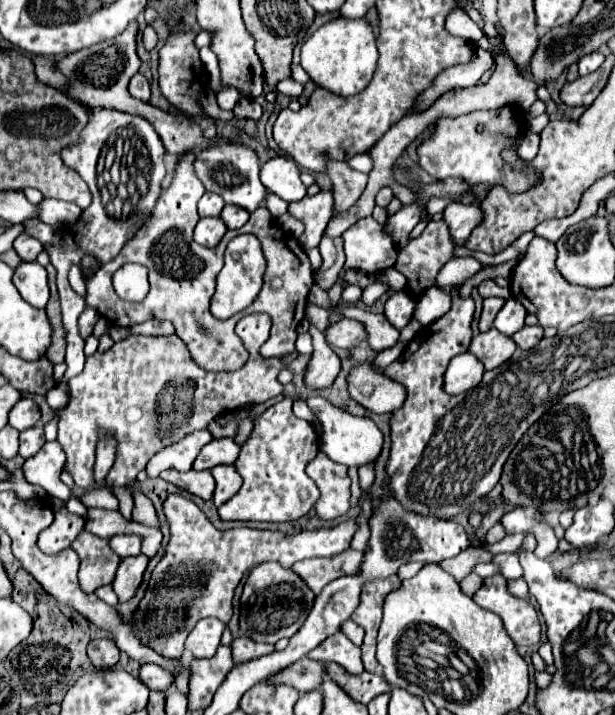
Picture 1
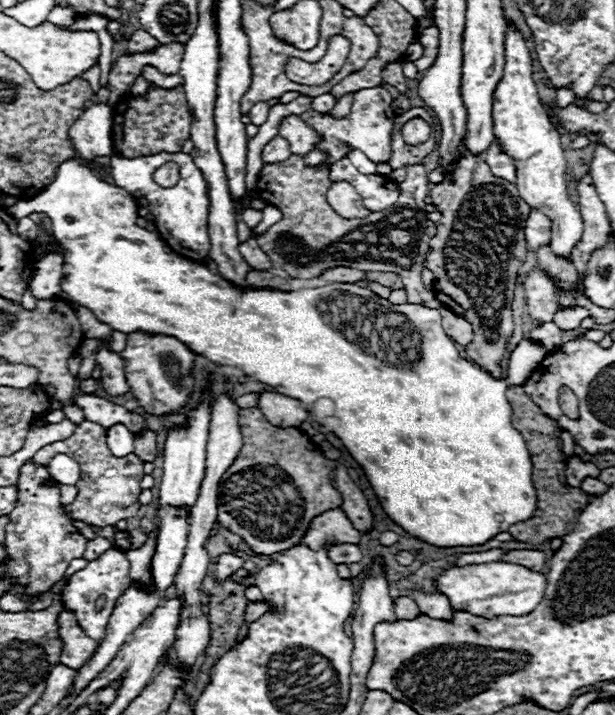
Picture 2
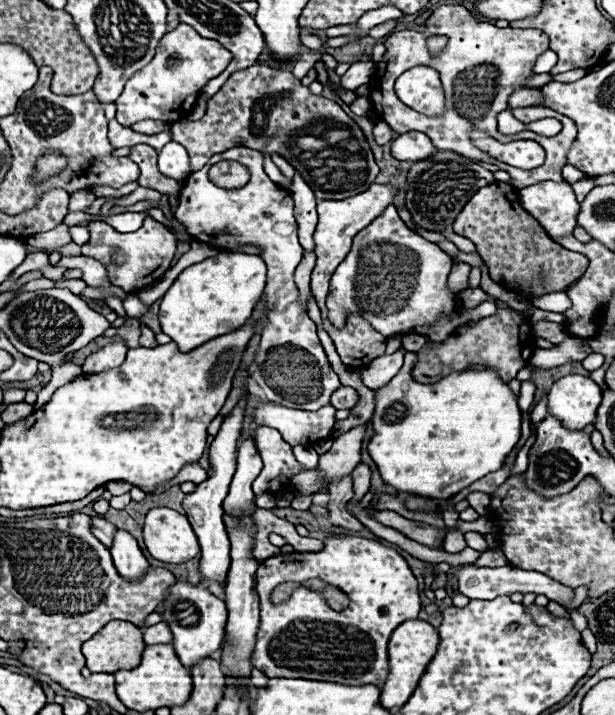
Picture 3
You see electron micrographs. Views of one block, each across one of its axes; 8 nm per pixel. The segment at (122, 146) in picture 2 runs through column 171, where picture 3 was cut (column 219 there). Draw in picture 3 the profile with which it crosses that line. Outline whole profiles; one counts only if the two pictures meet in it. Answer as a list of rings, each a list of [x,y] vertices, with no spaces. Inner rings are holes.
[[[254,64],[232,72],[220,92],[210,98],[202,120],[174,122],[172,140],[192,152],[192,170],[200,170],[212,154],[236,146],[280,154],[306,180],[318,200],[344,200],[344,196],[356,196],[356,192],[370,188],[378,174],[364,132],[336,102],[312,94],[292,72],[266,64]]]

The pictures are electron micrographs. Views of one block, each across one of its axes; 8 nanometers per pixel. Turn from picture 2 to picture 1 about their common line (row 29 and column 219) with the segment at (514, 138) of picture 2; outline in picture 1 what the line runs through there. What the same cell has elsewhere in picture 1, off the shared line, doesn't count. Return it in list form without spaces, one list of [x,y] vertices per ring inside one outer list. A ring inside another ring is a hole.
[[[292,400],[270,406],[252,428],[252,436],[244,442],[236,460],[236,470],[244,480],[238,494],[218,508],[222,520],[262,520],[262,522],[288,522],[308,514],[320,491],[304,472],[310,458],[318,452],[318,434],[312,424],[292,414]]]

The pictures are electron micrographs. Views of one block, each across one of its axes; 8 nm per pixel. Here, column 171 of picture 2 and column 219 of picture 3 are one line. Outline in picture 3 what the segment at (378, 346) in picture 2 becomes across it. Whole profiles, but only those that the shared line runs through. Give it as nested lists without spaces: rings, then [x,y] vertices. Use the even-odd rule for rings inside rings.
[[[224,252],[188,266],[168,288],[160,302],[162,332],[168,334],[182,352],[228,334],[244,326],[260,302],[266,286],[266,264],[258,254]]]

